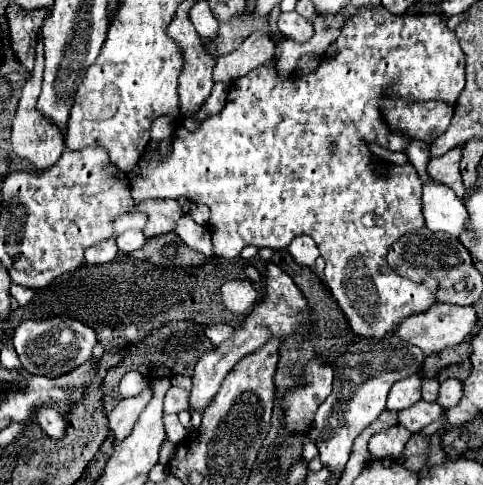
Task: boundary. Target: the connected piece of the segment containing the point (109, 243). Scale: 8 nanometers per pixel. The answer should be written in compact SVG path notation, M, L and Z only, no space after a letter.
M110 237L110 239L104 239L104 241L88 247L88 251L86 251L86 261L88 261L88 263L94 263L94 265L98 265L98 263L108 263L108 261L112 261L112 259L116 257L116 253L118 253L116 241L114 241L114 237Z

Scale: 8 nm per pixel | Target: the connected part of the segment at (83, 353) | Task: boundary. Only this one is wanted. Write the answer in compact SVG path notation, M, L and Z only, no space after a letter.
M40 319L40 321L24 321L14 331L14 349L20 357L22 369L34 375L56 377L72 371L82 365L90 355L96 341L96 333L92 327L76 321L76 319Z

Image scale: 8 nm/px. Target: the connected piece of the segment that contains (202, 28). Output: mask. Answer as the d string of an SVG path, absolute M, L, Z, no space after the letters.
M196 1L196 3L192 5L190 19L192 19L198 35L202 37L202 41L210 41L210 39L216 37L218 21L216 21L216 17L214 17L212 11L210 11L208 1Z

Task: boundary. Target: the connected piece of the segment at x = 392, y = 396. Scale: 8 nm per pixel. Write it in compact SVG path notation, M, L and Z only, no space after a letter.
M418 372L394 383L388 393L388 409L400 411L420 401L420 389L424 377L422 372Z

